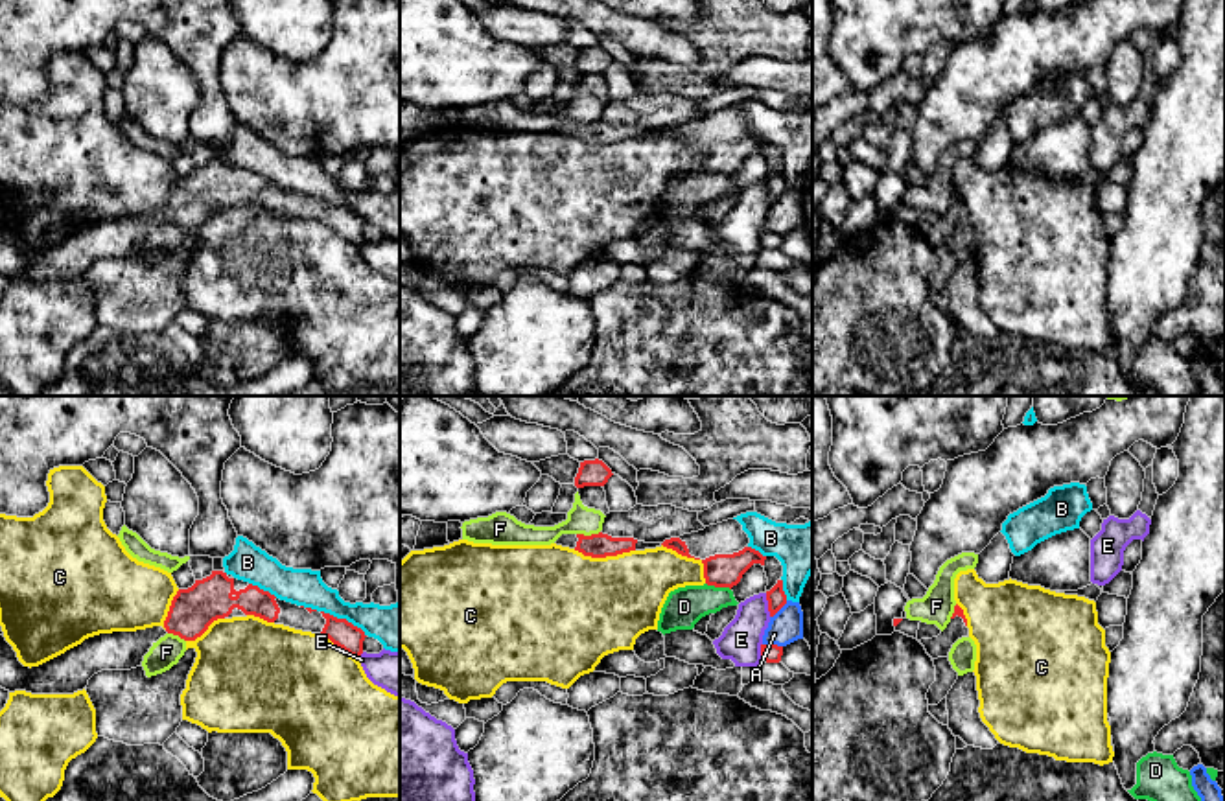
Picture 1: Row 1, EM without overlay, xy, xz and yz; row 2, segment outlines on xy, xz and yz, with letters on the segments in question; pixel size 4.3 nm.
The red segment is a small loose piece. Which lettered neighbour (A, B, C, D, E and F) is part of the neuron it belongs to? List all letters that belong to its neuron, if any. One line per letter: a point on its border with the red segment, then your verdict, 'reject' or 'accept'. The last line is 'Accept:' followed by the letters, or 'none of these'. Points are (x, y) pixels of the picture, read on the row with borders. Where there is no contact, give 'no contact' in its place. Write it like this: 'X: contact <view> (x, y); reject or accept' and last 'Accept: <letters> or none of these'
A: contact xz (772, 645); reject
B: contact xy (345, 619); reject
C: contact xz (691, 557); reject
D: contact xz (719, 586); reject
E: contact xz (769, 604); reject
F: contact xz (588, 536); reject
Accept: none of these

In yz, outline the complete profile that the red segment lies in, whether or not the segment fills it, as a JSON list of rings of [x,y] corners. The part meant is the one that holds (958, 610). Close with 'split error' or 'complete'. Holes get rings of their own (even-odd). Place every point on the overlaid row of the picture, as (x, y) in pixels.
[[[956,604],[947,628],[938,637],[921,639],[921,644],[932,659],[949,657],[952,644],[962,637],[969,637],[969,628],[963,609]]]; split error

